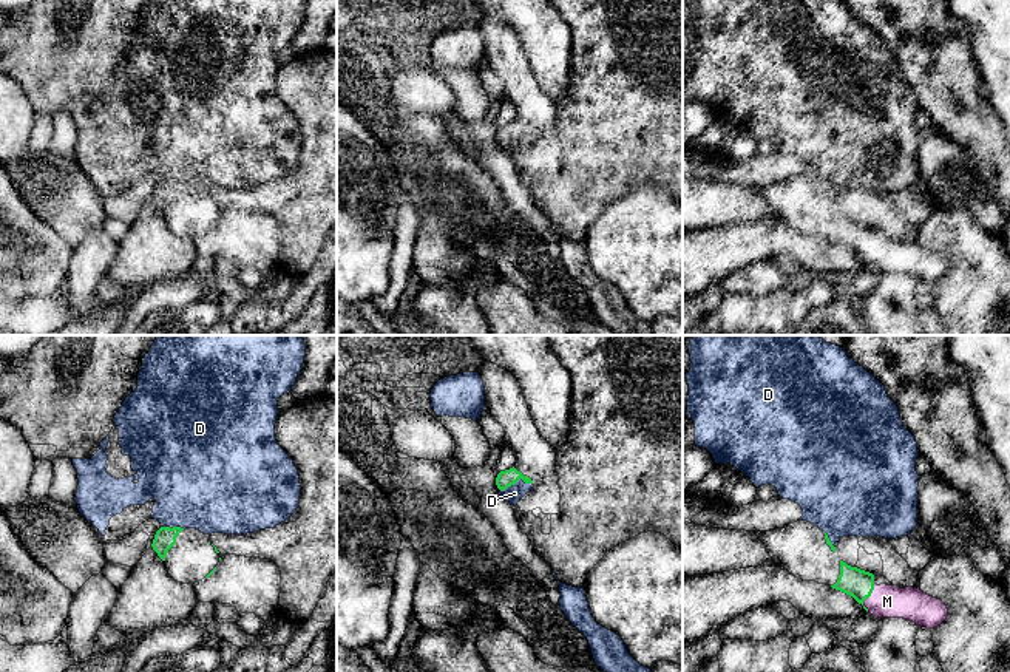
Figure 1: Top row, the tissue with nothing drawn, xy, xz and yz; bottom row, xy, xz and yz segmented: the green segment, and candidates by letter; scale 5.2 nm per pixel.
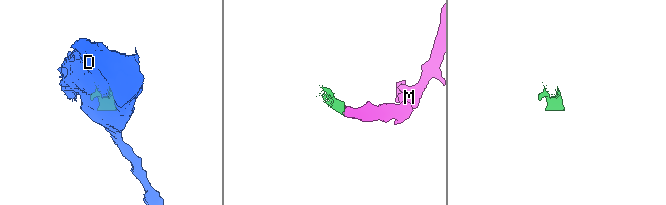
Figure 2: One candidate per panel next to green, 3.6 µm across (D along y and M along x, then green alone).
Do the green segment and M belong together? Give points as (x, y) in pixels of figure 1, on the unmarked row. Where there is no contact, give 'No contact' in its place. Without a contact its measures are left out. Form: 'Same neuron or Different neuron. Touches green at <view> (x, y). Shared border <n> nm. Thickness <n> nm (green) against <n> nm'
Same neuron. Touches green at yz (867, 251). Shared border 150 nm. Thickness 150 nm (green) against 180 nm

